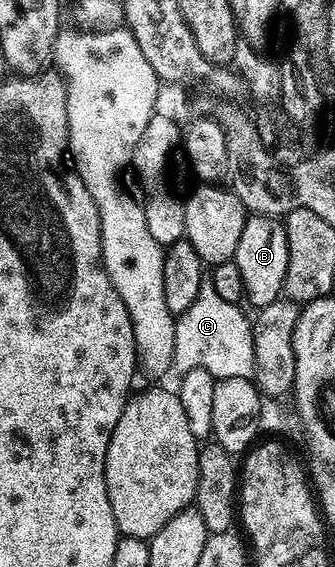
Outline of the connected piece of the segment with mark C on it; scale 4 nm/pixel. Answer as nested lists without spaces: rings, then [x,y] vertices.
[[[212,281],[201,284],[199,293],[185,305],[185,312],[175,319],[175,353],[169,366],[169,375],[180,381],[191,369],[207,369],[216,380],[227,377],[252,376],[254,341],[252,322],[238,304],[223,301],[215,293]]]

